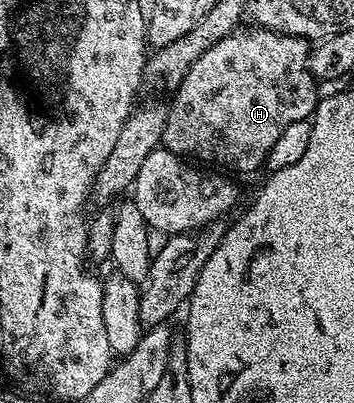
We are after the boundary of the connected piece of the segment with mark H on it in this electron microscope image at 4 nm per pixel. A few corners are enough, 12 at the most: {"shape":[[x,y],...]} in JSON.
{"shape":[[308,39],[217,40],[167,106],[161,143],[259,170],[321,97]]}

